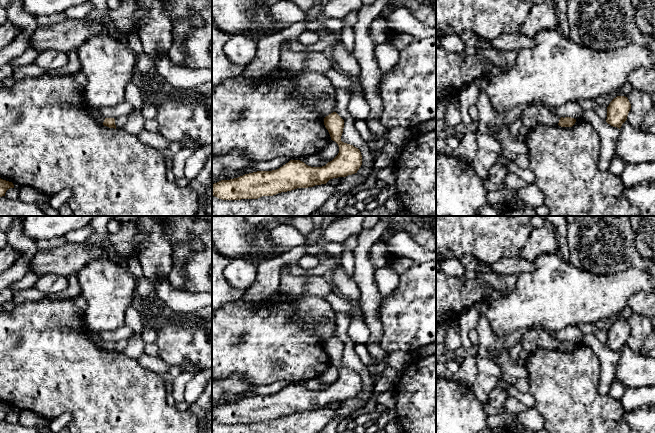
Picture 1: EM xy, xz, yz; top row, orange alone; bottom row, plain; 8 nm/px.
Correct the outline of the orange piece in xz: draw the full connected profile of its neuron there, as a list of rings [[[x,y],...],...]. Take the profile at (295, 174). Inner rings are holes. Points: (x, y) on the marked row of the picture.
[[[333,112],[324,118],[331,140],[339,146],[338,155],[325,166],[311,167],[300,160],[290,160],[279,169],[257,171],[212,184],[212,196],[222,200],[258,199],[297,188],[326,184],[330,179],[357,173],[362,165],[358,148],[341,141],[344,120]]]

